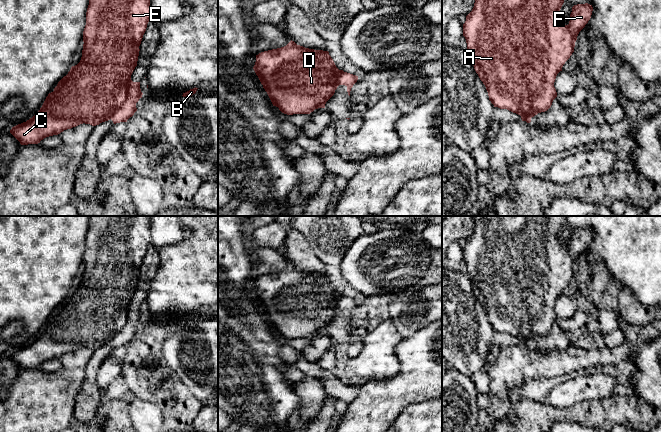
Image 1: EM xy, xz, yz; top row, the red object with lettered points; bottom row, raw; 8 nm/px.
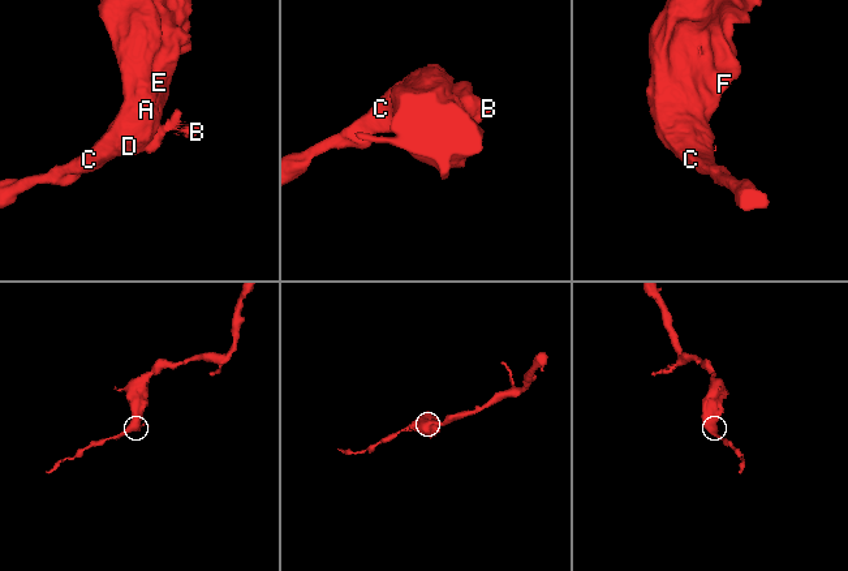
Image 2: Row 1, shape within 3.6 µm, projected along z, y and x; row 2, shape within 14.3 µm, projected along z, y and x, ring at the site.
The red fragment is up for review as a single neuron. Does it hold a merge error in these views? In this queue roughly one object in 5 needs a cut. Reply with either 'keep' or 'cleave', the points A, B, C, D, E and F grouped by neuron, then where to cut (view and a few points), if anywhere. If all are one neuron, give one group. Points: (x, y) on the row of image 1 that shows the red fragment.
cleave; A C D E F / B; cut in xy along (130, 78), (127, 84), (125, 100), (110, 118)

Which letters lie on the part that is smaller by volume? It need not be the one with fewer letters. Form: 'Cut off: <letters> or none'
Cut off: B

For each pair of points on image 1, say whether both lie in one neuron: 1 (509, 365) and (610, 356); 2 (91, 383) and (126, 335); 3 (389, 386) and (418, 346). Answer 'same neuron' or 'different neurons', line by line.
1: same neuron
2: same neuron
3: same neuron

